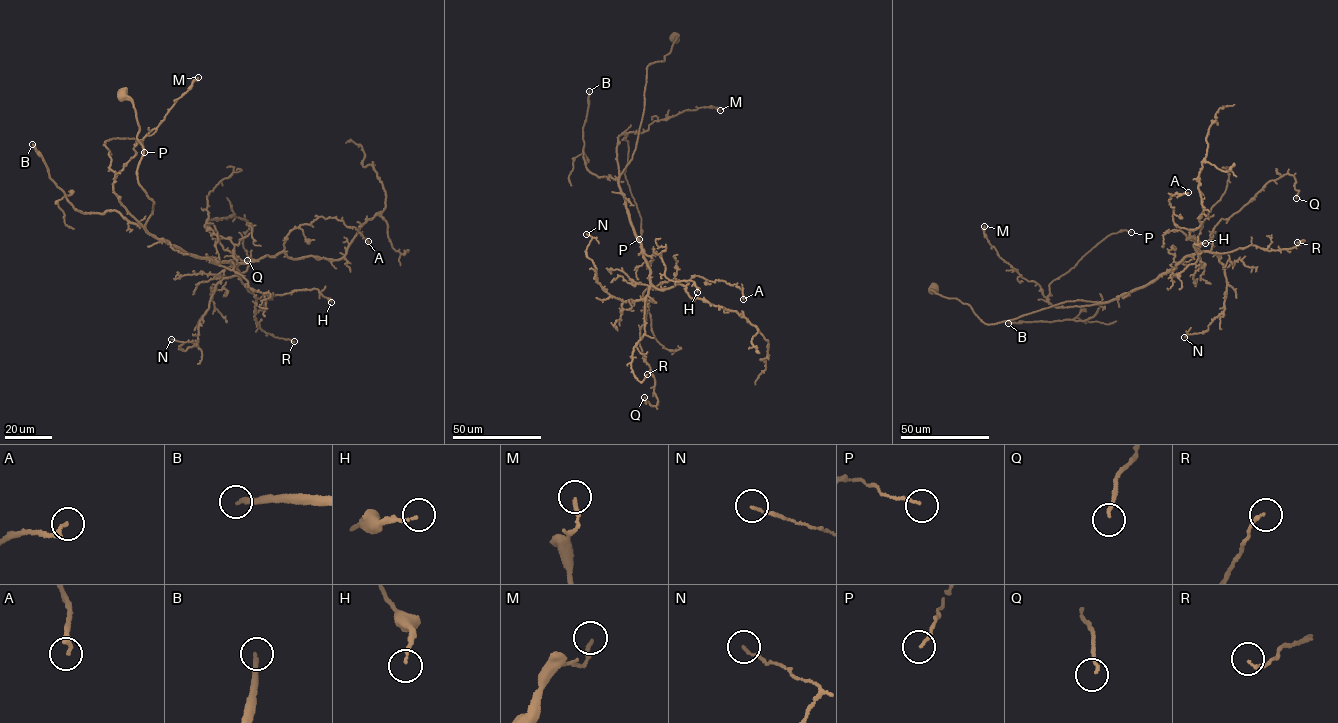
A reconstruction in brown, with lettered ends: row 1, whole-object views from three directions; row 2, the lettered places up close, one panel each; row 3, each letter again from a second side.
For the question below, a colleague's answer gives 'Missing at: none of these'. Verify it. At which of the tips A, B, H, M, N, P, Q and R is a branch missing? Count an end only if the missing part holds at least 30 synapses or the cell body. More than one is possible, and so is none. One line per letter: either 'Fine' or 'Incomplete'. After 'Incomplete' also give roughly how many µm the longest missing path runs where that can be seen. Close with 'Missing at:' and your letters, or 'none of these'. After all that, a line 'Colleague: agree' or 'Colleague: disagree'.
A: Fine
B: Incomplete. Missing length about 450 µm
H: Fine
M: Fine
N: Fine
P: Fine
Q: Fine
R: Fine
Missing at: B
Colleague: disagree

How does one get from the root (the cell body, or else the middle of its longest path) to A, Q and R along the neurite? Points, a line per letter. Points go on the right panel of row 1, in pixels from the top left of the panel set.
A: (934, 287), (989, 324), (1066, 301), (1112, 300), (1196, 253), (1199, 242), (1174, 222), (1169, 201), (1188, 192)
Q: (934, 287), (989, 324), (1066, 301), (1111, 301), (1210, 251), (1214, 226), (1269, 181), (1292, 174), (1296, 198)
R: (934, 287), (993, 324), (1066, 301), (1111, 301), (1200, 251), (1252, 245), (1279, 250), (1297, 242)

